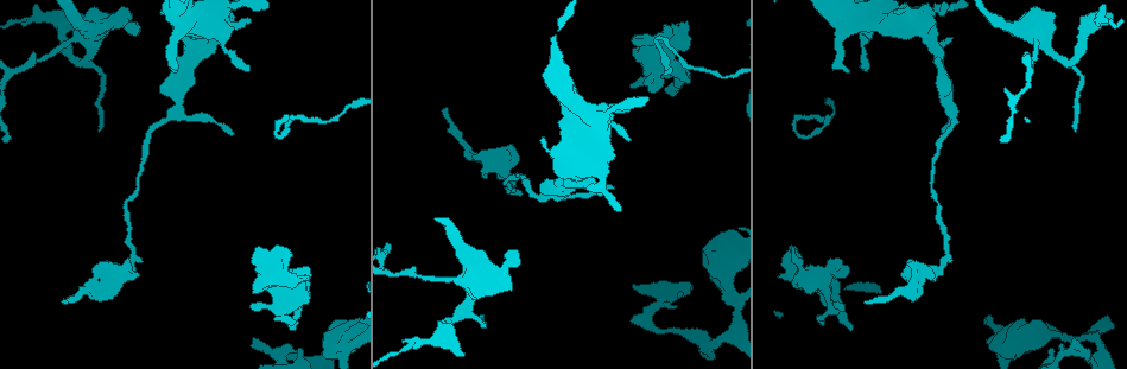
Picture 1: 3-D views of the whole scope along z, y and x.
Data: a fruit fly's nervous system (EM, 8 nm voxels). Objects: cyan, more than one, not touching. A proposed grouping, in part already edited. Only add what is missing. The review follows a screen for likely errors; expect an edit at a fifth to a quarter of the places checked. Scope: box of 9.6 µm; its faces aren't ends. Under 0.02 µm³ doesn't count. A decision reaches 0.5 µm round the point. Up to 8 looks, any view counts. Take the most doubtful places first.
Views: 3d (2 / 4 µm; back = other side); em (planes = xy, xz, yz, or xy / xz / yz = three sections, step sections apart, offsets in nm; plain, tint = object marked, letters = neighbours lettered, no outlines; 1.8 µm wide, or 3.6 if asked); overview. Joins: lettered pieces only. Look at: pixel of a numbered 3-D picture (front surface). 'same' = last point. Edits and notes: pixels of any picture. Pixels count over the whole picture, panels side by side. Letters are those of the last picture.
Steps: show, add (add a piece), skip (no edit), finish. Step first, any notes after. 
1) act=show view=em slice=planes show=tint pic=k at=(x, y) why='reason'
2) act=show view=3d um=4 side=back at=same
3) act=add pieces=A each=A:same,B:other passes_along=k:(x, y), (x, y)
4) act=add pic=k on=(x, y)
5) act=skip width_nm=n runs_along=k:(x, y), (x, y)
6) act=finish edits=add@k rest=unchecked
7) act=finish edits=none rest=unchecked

act=show view=3d um=4 pic=1 at=(137, 28) why='an open end'

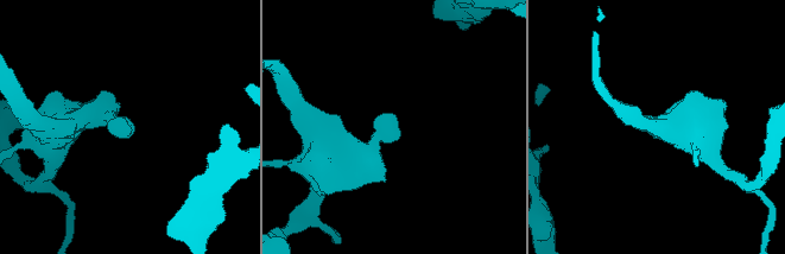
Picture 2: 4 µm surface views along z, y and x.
act=show view=em slice=planes show=letters pic=2 at=(395, 117) why='shape alone is not enough'

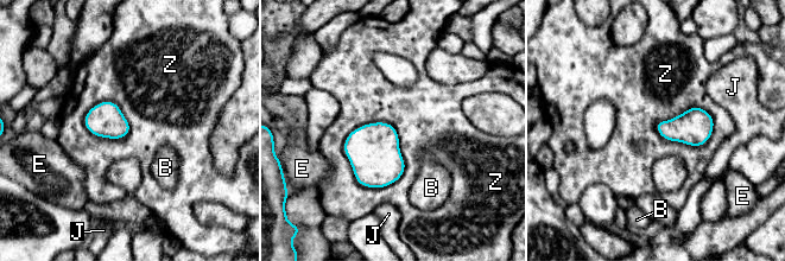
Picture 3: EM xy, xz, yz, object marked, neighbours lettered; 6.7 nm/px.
act=skip longest_contact=Z:480nm each=B:other,E:other,J:other,Z:other found='none of them fits'

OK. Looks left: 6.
act=show view=em um=3.6 slice=planes show=tint pic=1 at=(725, 280) why='sharp bend'

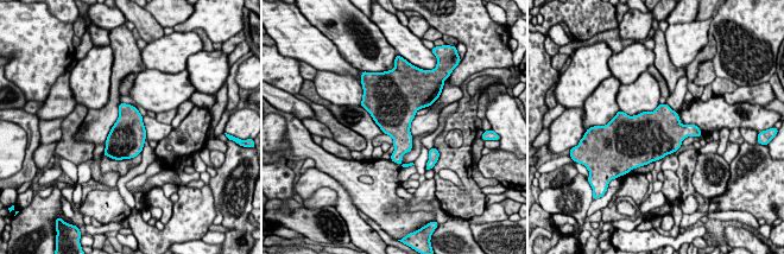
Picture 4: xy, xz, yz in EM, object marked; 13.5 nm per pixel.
act=show view=em um=3.6 slice=planes show=letters at=same why='see the neighbours'

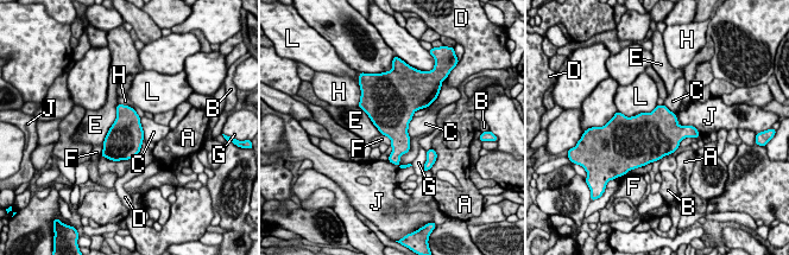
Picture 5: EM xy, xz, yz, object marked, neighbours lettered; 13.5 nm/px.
act=skip width_nm=480 each=A:other,B:other,C:other,D:other,E:other,F:other,G:other,H:other,J:other,L:other border=5:(382, 134), (390, 140), (391, 145) found='no lettered piece goes on from it'

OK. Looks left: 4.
act=show view=em slice=yz step=4 show=tint pic=1 at=(302, 278)

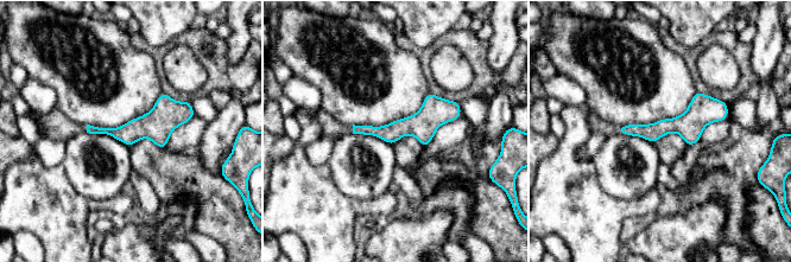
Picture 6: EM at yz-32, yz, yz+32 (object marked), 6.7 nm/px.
act=show view=em slice=planes show=tint at=same

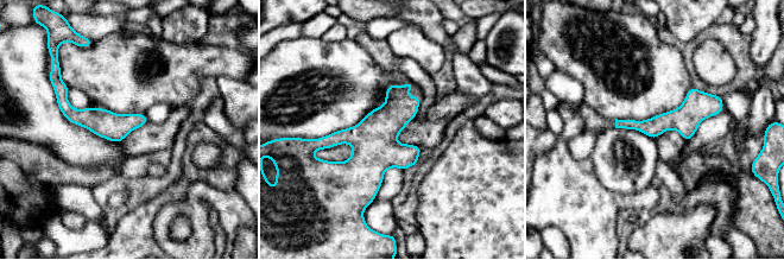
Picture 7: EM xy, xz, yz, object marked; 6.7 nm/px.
act=show view=em slice=planes show=letters at=same why='see the neighbours'

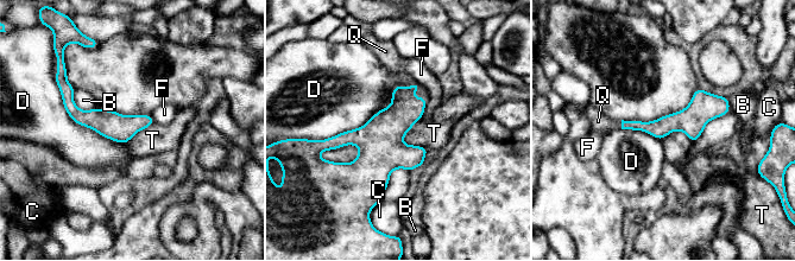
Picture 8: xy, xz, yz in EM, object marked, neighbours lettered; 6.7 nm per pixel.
act=add pieces=Q longest_contact=D:650nm each=B:other,C:other,D:other,F:other,Q:same,T:other passes_along=8:(392, 123), (418, 97), (422, 93) found='the neuron continues'

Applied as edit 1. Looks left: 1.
act=finish edits=add@8 rest=unchecked

